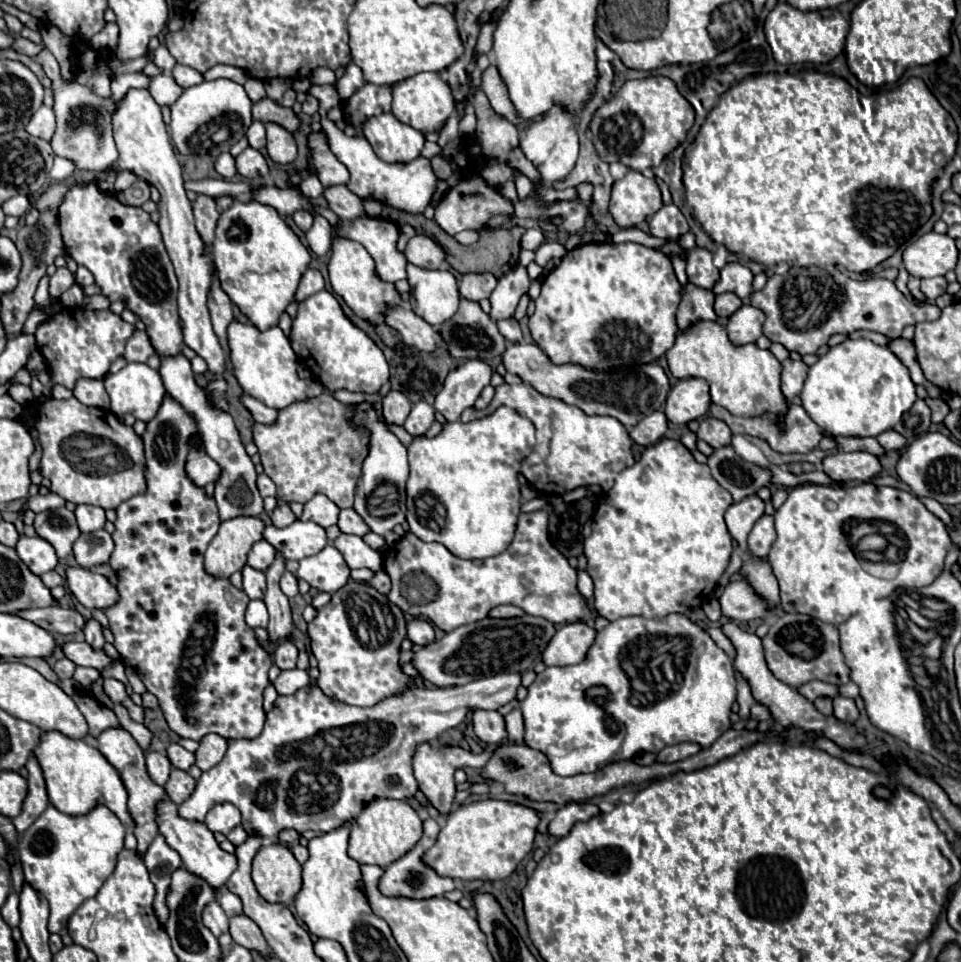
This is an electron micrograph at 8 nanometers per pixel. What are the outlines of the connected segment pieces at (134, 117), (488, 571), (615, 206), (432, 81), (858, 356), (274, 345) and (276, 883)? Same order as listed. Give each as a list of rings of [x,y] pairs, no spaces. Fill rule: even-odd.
[[[127,90],[127,94],[115,102],[115,112],[111,114],[113,138],[119,150],[119,168],[137,174],[147,180],[161,192],[159,202],[159,230],[163,234],[163,242],[167,246],[169,258],[175,266],[175,274],[179,278],[179,318],[183,326],[183,342],[193,348],[201,358],[207,360],[207,366],[213,374],[223,374],[225,370],[225,354],[219,346],[219,340],[213,332],[211,314],[207,306],[207,298],[213,284],[213,260],[207,256],[205,244],[195,230],[195,218],[191,210],[191,202],[185,196],[181,166],[173,152],[167,126],[161,118],[161,108],[149,94],[149,90]]]
[[[545,510],[521,514],[511,546],[499,556],[485,560],[457,558],[445,546],[437,542],[423,542],[415,534],[407,532],[401,540],[397,540],[383,552],[385,572],[393,580],[389,600],[393,604],[399,604],[403,612],[409,612],[417,618],[425,618],[443,632],[453,632],[463,624],[479,622],[487,618],[495,606],[501,604],[519,606],[527,614],[543,616],[555,624],[583,622],[589,616],[597,618],[599,614],[595,612],[595,608],[589,606],[587,598],[577,588],[577,570],[571,568],[567,558],[549,542],[547,524],[549,514]],[[411,572],[421,572],[435,580],[435,584],[439,586],[439,594],[433,602],[409,606],[407,598],[401,596],[403,576]]]
[[[629,170],[625,178],[613,184],[609,214],[619,228],[633,228],[653,216],[659,208],[661,192],[653,178],[645,178],[637,170]]]
[[[421,72],[407,80],[401,80],[391,86],[393,90],[393,114],[403,124],[413,126],[419,132],[437,132],[445,124],[445,120],[455,112],[455,102],[451,96],[451,88],[437,72]]]
[[[845,340],[811,368],[801,392],[811,420],[835,436],[879,436],[891,430],[917,400],[909,368],[887,348],[871,340]]]
[[[233,320],[227,328],[227,334],[229,334],[233,374],[237,376],[245,394],[261,400],[269,408],[283,410],[295,402],[317,398],[319,394],[325,392],[323,384],[319,384],[317,380],[299,378],[297,354],[293,352],[289,338],[281,332],[279,326],[275,326],[267,332],[259,332],[253,324],[239,324]]]
[[[283,844],[263,846],[253,858],[253,882],[267,902],[283,906],[293,902],[303,886],[301,876],[301,864]]]

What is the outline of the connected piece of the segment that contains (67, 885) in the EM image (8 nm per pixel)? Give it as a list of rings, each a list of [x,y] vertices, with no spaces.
[[[97,804],[83,816],[61,814],[55,806],[47,810],[23,832],[19,842],[19,858],[23,874],[51,906],[49,932],[57,934],[67,926],[69,916],[91,896],[99,892],[103,882],[113,874],[117,854],[123,850],[125,824],[103,804]]]

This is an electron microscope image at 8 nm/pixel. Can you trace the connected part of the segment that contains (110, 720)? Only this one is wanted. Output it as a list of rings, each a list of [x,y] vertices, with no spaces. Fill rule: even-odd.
[[[77,690],[71,694],[71,698],[75,700],[75,704],[79,706],[79,710],[83,712],[83,716],[87,720],[87,726],[89,726],[87,738],[97,738],[101,732],[105,732],[109,728],[123,728],[115,716],[115,712],[101,706],[91,694]]]

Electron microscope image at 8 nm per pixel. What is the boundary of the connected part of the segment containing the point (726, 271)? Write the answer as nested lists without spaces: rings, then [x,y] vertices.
[[[727,262],[719,272],[719,282],[713,286],[715,294],[723,292],[735,292],[739,298],[745,298],[751,294],[751,280],[753,274],[747,266],[739,262]]]

